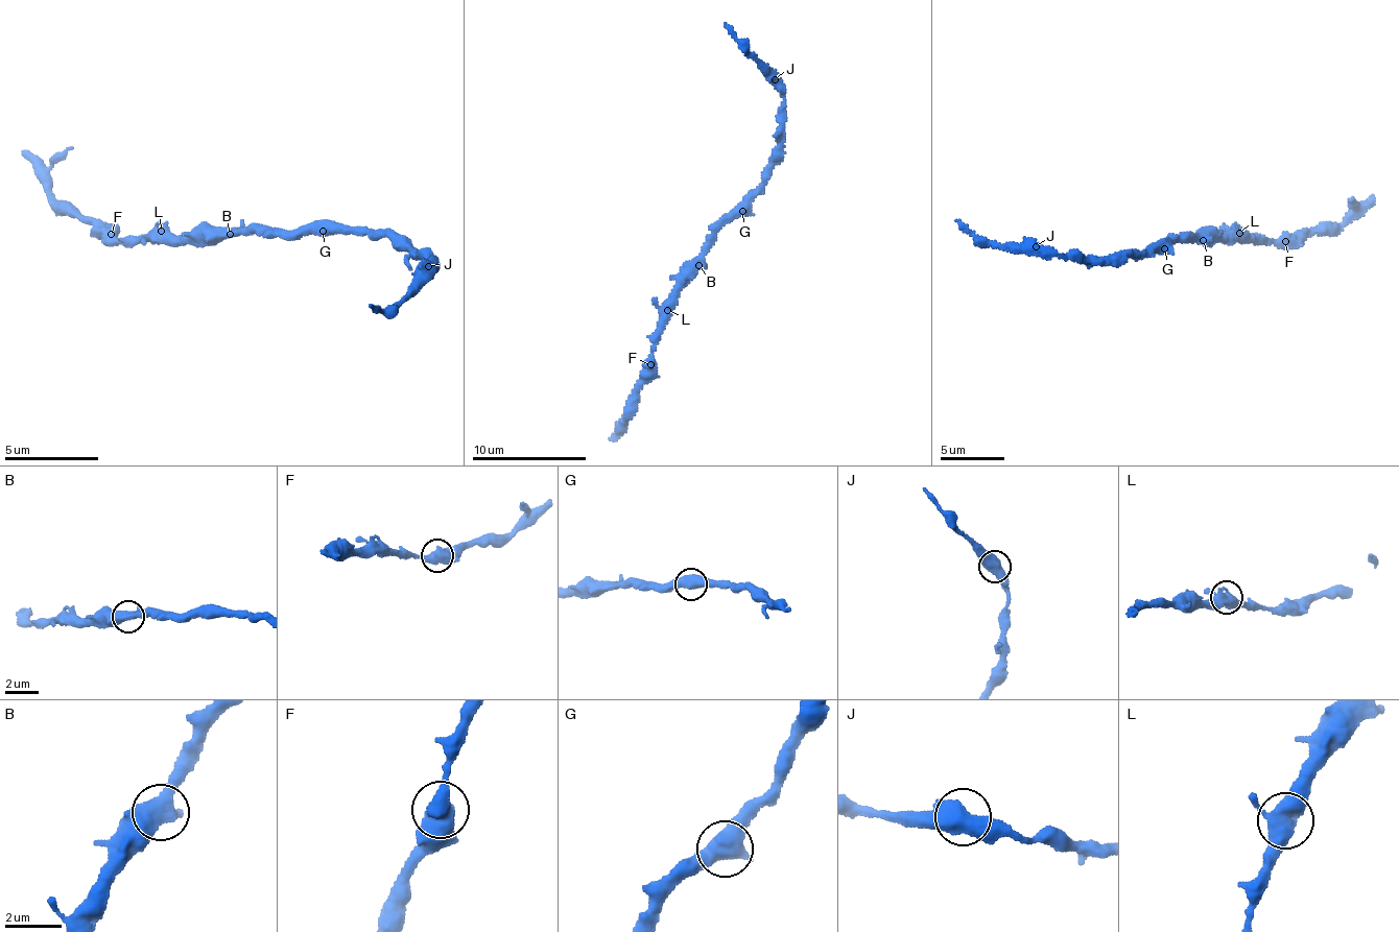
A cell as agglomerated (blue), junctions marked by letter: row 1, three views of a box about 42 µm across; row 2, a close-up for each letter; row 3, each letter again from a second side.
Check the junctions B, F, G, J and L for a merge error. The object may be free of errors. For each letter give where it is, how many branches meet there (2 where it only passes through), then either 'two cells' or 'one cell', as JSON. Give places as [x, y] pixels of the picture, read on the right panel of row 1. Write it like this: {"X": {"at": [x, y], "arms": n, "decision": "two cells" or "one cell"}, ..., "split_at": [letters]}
{"B": {"at": [1203, 240], "arms": 2, "decision": "one cell"}, "F": {"at": [1285, 241], "arms": 2, "decision": "one cell"}, "G": {"at": [1164, 248], "arms": 2, "decision": "one cell"}, "J": {"at": [1036, 246], "arms": 2, "decision": "one cell"}, "L": {"at": [1239, 233], "arms": 3, "decision": "one cell"}, "split_at": []}

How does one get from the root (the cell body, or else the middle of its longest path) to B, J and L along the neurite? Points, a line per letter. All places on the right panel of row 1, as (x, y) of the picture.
B: (1177, 237), (1193, 235), (1203, 240)
J: (1177, 237), (1161, 252), (1109, 260), (1060, 258), (1036, 246)
L: (1177, 237), (1193, 235), (1201, 239), (1211, 232), (1223, 238), (1239, 233)

